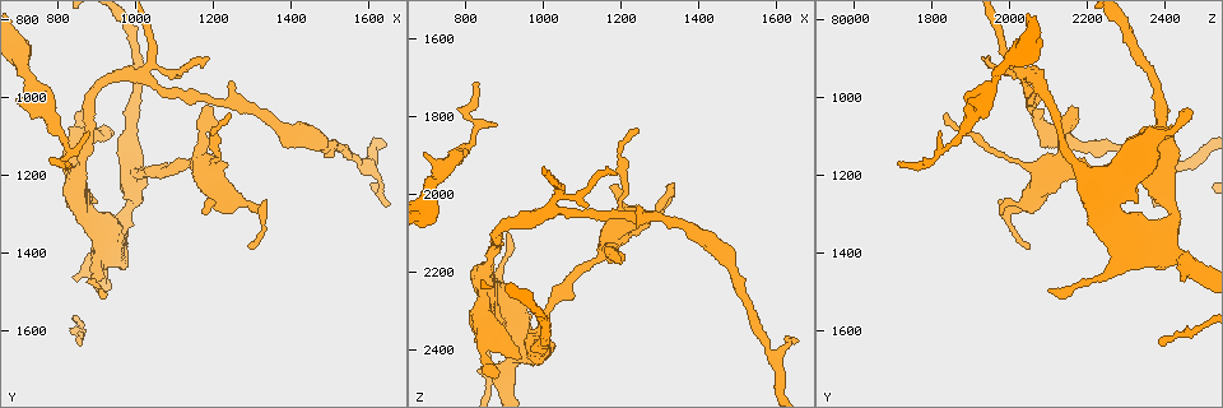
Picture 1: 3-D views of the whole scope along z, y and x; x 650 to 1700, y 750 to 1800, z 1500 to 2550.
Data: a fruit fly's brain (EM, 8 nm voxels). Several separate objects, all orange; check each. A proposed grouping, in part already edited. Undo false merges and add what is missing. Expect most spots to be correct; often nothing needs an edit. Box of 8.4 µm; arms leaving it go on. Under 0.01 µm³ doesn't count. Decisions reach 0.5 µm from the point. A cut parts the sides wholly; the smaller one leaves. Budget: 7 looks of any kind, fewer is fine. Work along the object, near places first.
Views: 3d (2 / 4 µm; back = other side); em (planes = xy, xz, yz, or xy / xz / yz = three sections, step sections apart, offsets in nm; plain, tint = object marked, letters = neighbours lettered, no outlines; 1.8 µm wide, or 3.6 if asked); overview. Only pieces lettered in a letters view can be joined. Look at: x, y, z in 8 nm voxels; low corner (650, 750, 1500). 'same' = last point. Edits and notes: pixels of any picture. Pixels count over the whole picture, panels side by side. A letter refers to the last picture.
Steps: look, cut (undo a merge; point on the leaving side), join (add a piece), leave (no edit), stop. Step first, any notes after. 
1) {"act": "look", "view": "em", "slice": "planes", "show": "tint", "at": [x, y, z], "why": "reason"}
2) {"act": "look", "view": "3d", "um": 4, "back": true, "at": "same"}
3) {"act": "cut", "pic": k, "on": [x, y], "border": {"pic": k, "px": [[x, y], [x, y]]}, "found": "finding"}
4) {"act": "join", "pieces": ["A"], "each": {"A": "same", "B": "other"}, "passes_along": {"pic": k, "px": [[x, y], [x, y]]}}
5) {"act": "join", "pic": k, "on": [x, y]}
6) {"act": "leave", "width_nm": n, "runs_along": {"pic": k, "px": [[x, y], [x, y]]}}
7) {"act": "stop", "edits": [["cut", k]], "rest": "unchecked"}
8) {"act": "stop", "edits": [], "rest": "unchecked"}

{"act": "look", "view": "em", "slice": "planes", "show": "letters", "at": [895, 1270, 2330], "why": "branch stops here"}

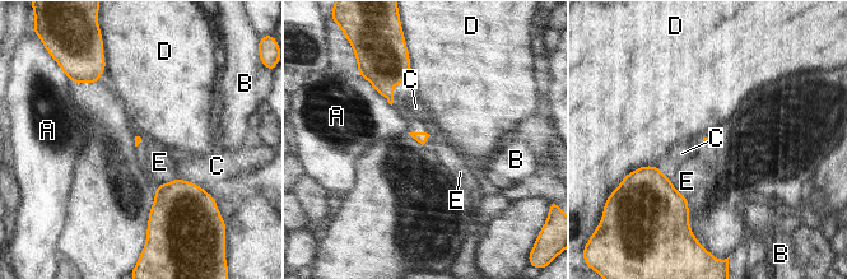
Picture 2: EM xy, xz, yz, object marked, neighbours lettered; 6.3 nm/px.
{"act": "leave", "longest_contact_nm": ["A", 240], "each": {"A": "other", "B": "other", "C": "other", "D": "other", "E": "other"}, "found": "none of them fits"}

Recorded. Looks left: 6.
{"act": "look", "view": "3d", "um": 2, "at": [840, 1455, 2450], "why": "free end"}

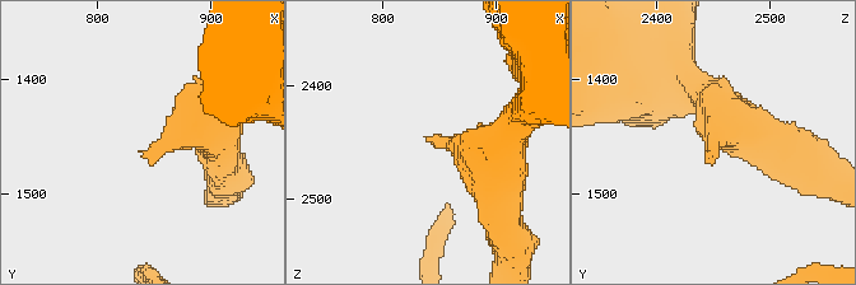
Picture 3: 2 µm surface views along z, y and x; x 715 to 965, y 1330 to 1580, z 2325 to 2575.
{"act": "look", "view": "em", "slice": "xz", "step": 4, "show": "tint", "at": [838, 1462, 2444]}

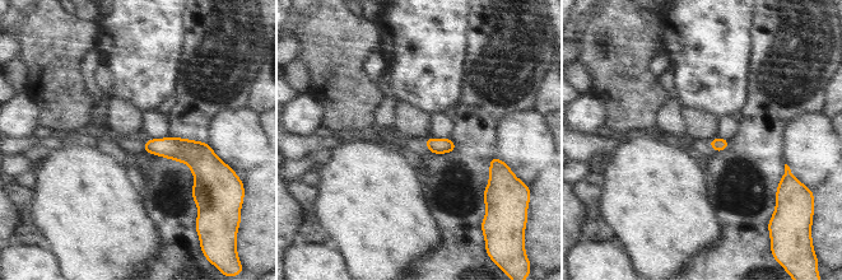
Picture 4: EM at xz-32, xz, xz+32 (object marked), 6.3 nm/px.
{"act": "look", "view": "em", "slice": "planes", "show": "letters", "at": "same", "why": "another direction"}

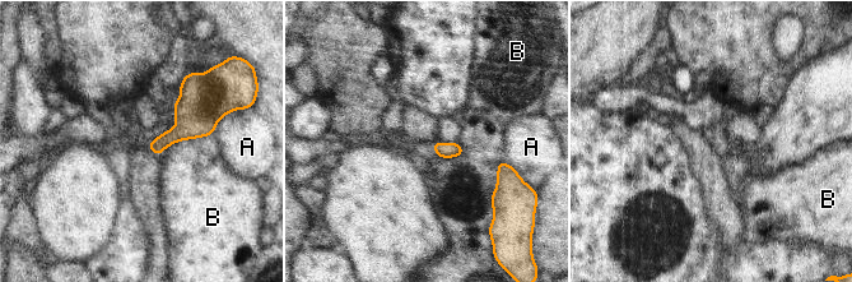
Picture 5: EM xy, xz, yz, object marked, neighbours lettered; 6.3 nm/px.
{"act": "leave", "each": {"A": "other", "B": "other"}, "border": {"pic": 5, "px": [[213, 134], [181, 139], [166, 148]]}, "found": "none of them fits"}

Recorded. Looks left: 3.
{"act": "look", "view": "em", "slice": "planes", "show": "tint", "at": [820, 1160, 1715], "why": "an open end"}

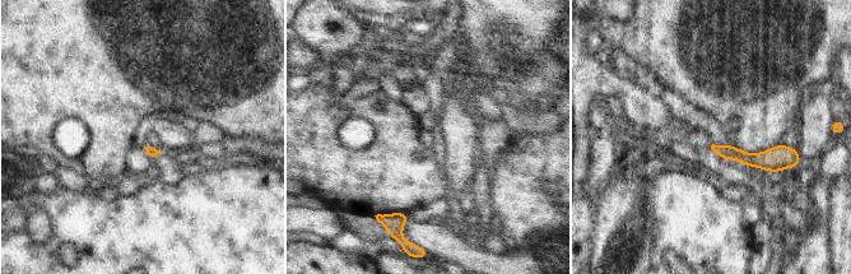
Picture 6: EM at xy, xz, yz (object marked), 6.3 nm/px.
{"act": "look", "view": "em", "slice": "planes", "show": "letters", "at": "same", "why": "what lies round it"}

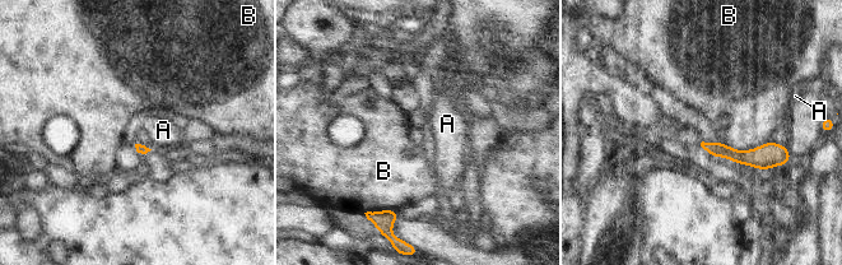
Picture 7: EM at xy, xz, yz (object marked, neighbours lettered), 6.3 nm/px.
{"act": "leave", "each": {"A": "other", "B": "other"}, "runs_along": {"pic": 7, "px": [[706, 145], [736, 157], [777, 152]]}, "found": "no lettered piece goes on from it"}

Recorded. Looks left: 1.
{"act": "stop", "edits": [], "rest": "unchecked"}

